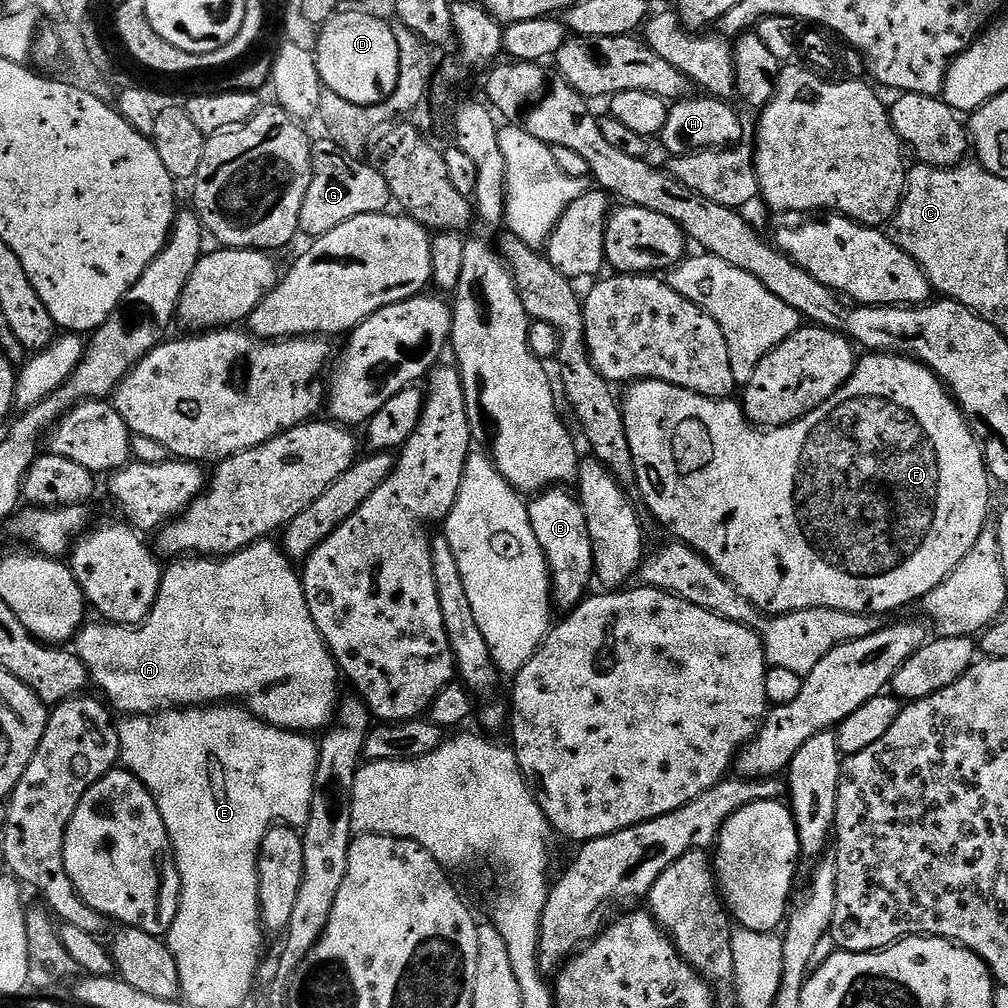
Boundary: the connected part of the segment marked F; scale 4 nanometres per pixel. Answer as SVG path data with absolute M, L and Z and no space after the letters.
M874 352L861 355L856 361L856 369L852 377L829 400L822 402L822 406L818 406L810 414L802 417L802 419L795 420L793 424L767 430L753 424L744 412L743 407L737 401L735 404L735 399L732 398L711 400L708 396L691 392L685 388L679 388L673 384L667 384L661 380L637 380L629 383L627 388L628 393L622 396L626 438L630 438L630 454L634 458L634 470L636 471L635 487L637 489L640 488L645 502L648 503L649 510L656 515L658 523L665 524L676 535L673 537L679 543L689 544L694 551L706 557L714 566L714 570L718 570L718 574L722 574L722 578L729 580L755 606L757 612L767 614L769 617L784 616L788 612L801 612L802 610L810 610L811 608L829 608L830 610L838 610L839 612L866 616L877 614L876 612L896 612L899 608L904 608L907 604L914 603L915 600L916 603L923 601L924 596L930 594L930 590L937 588L956 569L958 562L962 562L962 558L966 558L966 554L970 554L970 550L976 545L978 538L983 534L986 525L989 523L988 484L990 485L990 473L987 464L984 462L984 449L980 447L980 441L973 434L972 427L968 425L968 420L964 417L964 413L961 412L959 404L952 399L944 381L938 379L927 366L913 357L903 354L889 354L887 352Z

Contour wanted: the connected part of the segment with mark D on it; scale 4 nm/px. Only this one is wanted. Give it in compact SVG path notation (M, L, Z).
M337 11L319 29L320 37L314 43L314 55L320 82L325 88L334 90L346 102L354 102L358 106L370 106L380 104L384 100L389 100L398 86L400 77L400 42L392 33L392 25L386 19L379 20L376 16L371 16L368 12L344 12Z

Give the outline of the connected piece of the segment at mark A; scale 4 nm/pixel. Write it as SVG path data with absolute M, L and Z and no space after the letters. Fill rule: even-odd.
M268 538L257 540L255 544L243 548L241 552L236 552L232 556L173 559L169 563L172 565L169 568L167 565L163 569L158 598L144 623L139 626L125 626L111 622L85 623L74 637L74 651L81 662L88 667L91 683L97 684L104 691L103 699L117 713L120 711L120 714L129 716L147 716L153 712L171 712L173 708L195 708L197 706L212 706L217 702L239 702L259 720L273 724L276 728L285 728L287 732L316 734L316 731L319 733L333 723L338 712L338 699L342 694L340 693L342 673L337 668L332 651L326 646L318 626L314 626L314 618L310 618L310 606L306 606L306 594L301 573L297 569L296 572L292 569L295 568L293 561L288 559L283 547L279 543L271 544L272 542Z

